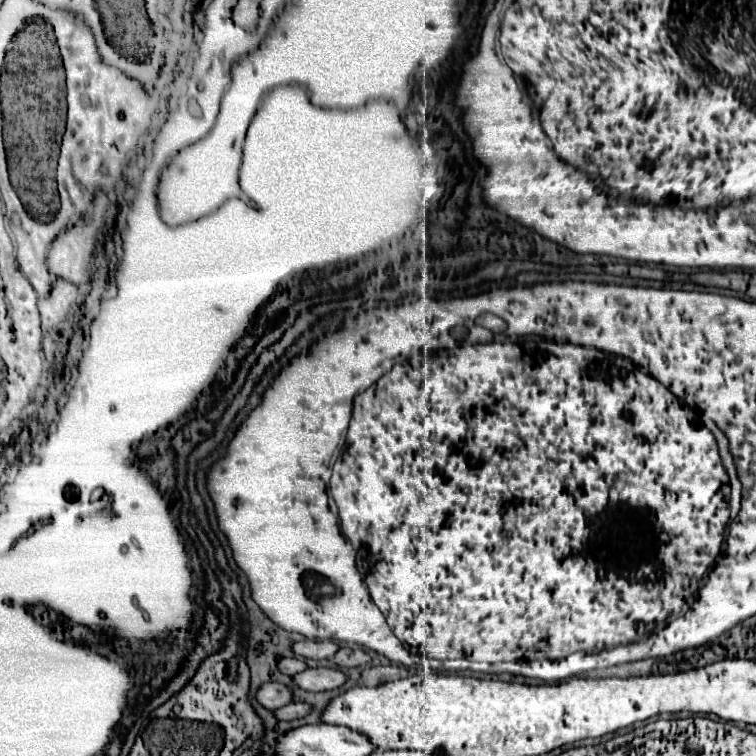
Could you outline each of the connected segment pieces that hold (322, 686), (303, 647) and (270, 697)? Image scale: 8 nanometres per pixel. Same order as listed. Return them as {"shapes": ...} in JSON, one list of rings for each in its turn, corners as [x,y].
{"shapes":[[[[307,668],[305,672],[299,672],[299,676],[295,676],[293,682],[309,692],[335,690],[345,684],[345,674],[335,668]]],[[[301,640],[291,644],[291,650],[299,658],[313,658],[313,660],[327,660],[331,658],[339,646],[335,642],[315,642],[315,640]]],[[[265,682],[259,686],[255,698],[267,710],[275,710],[291,702],[291,690],[279,682]]]]}

